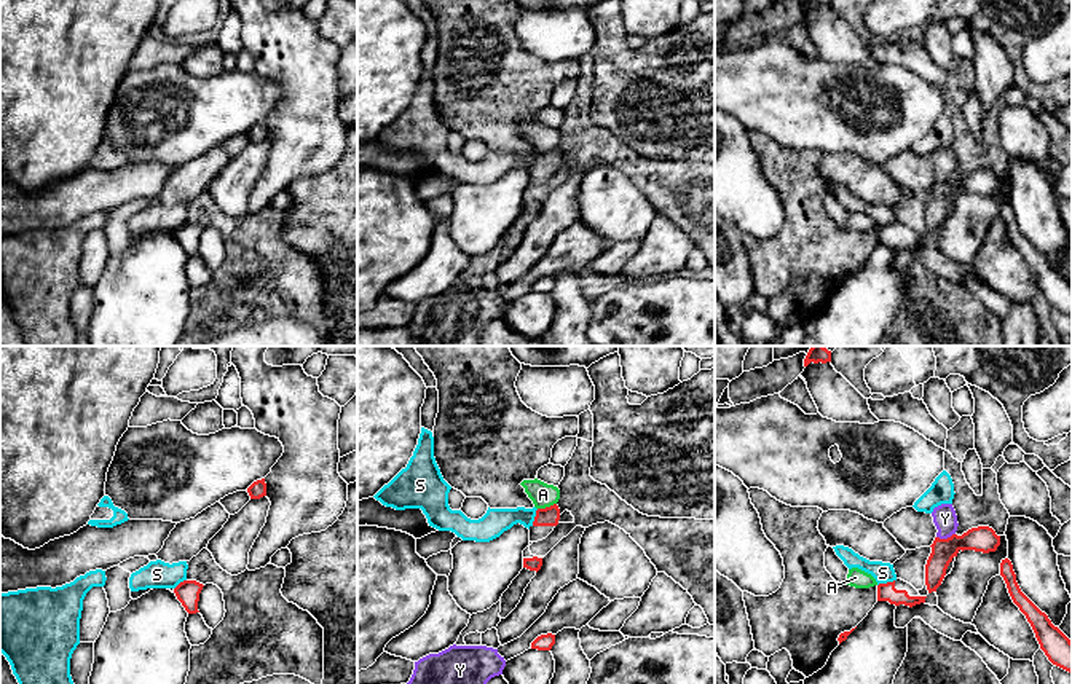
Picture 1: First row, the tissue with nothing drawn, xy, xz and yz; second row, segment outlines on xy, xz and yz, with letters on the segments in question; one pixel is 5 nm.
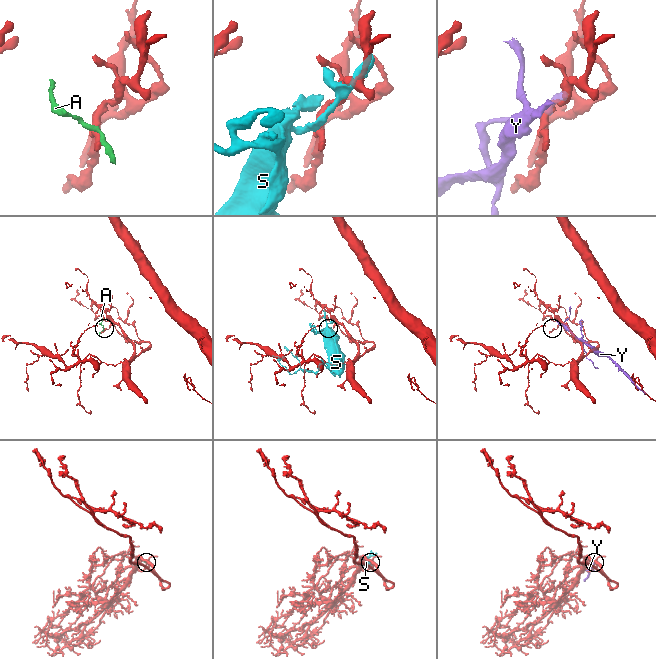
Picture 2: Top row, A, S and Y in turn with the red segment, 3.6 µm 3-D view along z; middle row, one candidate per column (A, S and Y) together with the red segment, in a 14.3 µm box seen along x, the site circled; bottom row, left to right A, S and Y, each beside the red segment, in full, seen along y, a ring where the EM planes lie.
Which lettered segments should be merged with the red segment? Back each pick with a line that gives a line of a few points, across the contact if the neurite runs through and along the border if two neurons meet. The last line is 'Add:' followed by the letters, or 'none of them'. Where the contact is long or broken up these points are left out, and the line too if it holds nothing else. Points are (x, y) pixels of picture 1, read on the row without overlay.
Add: none of them

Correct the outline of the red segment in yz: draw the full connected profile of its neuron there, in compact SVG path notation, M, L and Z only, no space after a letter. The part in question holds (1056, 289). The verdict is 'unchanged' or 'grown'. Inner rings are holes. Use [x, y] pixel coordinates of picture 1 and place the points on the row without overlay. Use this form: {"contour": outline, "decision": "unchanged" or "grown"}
{"contour": "M1008 201L1000 206L1000 218L1003 220L1013 246L1026 258L1031 266L1040 292L1048 303L1072 316L1072 284L1051 266L1048 258L1042 255L1019 231L1013 207Z", "decision": "unchanged"}

